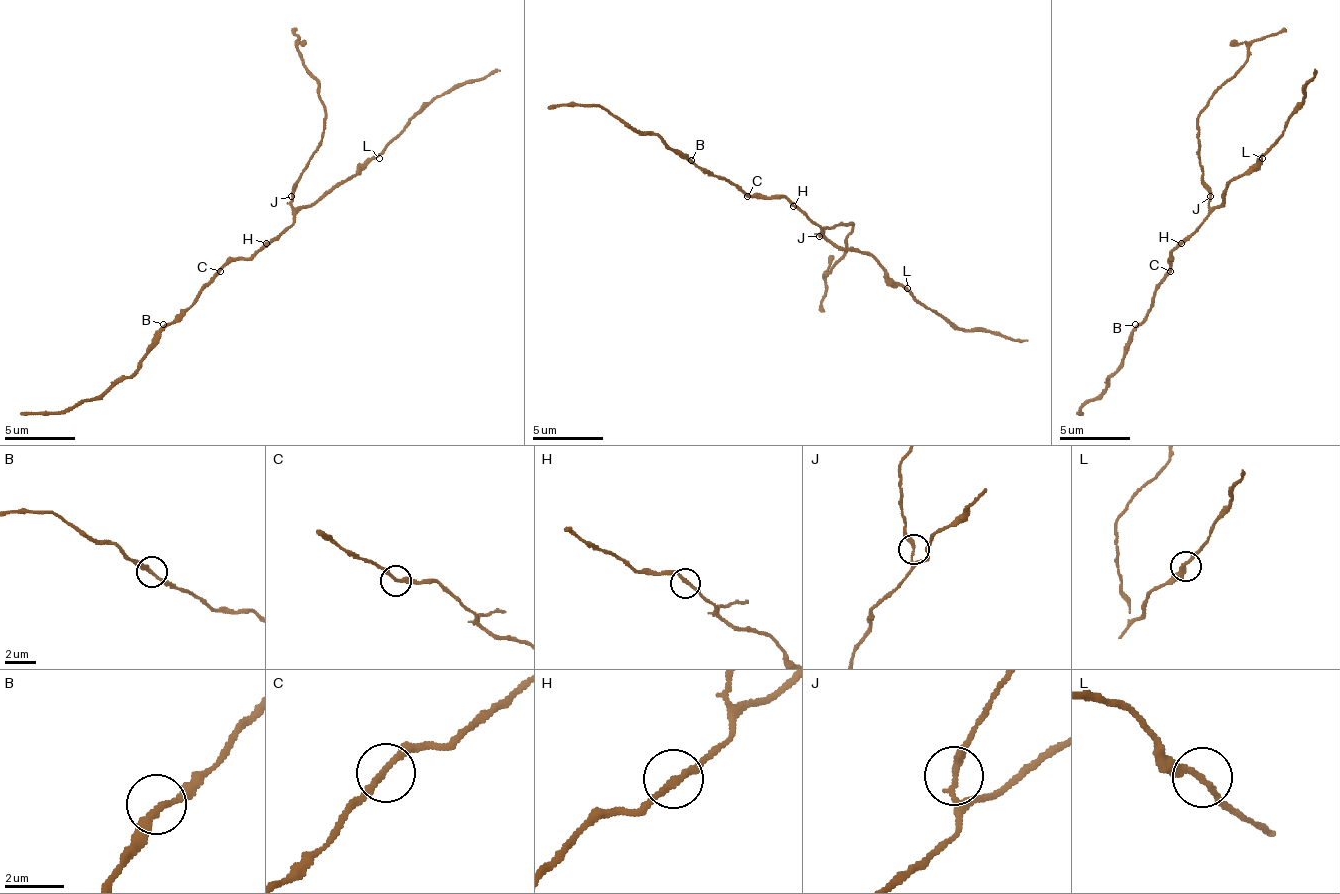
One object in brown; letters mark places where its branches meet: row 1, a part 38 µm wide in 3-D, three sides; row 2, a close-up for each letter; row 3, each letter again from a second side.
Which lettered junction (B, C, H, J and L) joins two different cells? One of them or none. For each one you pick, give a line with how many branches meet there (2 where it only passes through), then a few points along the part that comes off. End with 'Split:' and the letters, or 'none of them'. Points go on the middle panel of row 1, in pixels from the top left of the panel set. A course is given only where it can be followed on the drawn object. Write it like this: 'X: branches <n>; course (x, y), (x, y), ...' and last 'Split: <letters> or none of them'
Split: none of them

